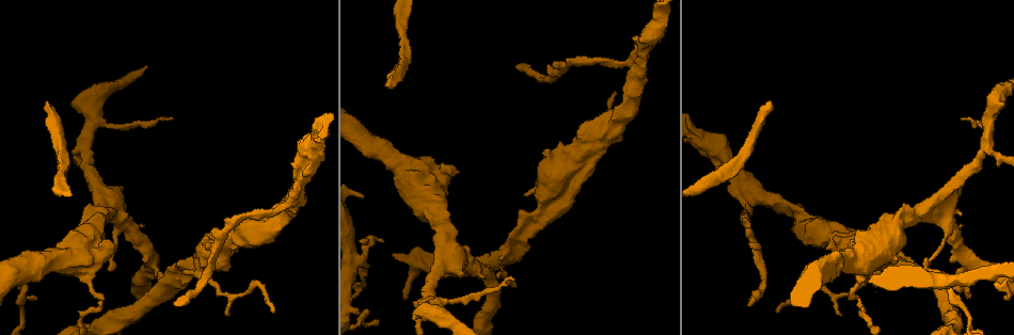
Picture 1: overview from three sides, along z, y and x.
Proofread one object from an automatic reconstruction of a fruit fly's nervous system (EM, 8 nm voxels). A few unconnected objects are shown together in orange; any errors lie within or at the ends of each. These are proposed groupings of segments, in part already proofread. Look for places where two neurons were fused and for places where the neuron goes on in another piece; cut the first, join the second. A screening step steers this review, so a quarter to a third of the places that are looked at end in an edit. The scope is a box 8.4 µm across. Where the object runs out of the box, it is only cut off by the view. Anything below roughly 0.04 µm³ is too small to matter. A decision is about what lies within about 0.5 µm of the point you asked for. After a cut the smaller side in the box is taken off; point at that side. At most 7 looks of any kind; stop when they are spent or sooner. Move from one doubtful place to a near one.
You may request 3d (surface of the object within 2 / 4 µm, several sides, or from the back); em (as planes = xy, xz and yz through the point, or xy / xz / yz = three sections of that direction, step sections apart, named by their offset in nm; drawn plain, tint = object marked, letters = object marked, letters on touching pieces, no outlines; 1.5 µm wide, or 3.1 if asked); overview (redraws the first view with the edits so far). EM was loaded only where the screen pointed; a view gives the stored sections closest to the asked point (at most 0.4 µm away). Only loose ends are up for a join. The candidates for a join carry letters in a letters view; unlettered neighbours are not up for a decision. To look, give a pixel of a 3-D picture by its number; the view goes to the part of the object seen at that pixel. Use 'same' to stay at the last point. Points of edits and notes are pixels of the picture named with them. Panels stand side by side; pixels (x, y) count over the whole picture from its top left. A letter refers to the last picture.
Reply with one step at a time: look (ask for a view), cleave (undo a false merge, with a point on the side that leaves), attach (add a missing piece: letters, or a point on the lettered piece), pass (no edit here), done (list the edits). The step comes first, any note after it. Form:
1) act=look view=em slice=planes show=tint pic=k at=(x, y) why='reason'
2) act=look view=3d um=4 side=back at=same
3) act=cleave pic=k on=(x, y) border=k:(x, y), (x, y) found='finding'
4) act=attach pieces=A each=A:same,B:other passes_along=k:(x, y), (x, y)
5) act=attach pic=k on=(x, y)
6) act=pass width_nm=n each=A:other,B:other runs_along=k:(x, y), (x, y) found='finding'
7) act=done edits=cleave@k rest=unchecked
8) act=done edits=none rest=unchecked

act=look view=em slice=xy step=4 show=tint pic=1 at=(273, 311) why='branch stops here'

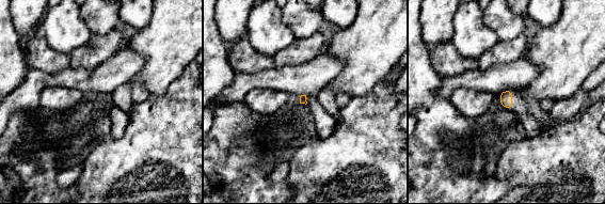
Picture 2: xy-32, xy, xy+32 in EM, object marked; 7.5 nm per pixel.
act=look view=em slice=xy step=4 show=letters at=same why='see the neighbours'

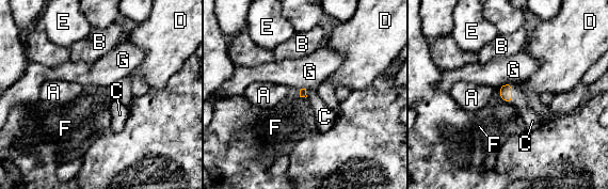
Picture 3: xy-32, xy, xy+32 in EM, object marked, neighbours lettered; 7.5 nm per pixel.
act=pass each=A:other,B:other,C:other,D:other,E:other,F:other,G:other border=3:(512, 84), (512, 101), (510, 104) found='none of them fits'

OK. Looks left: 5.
act=look view=3d um=2 pic=1 at=(768, 101) why='long arm stops here'

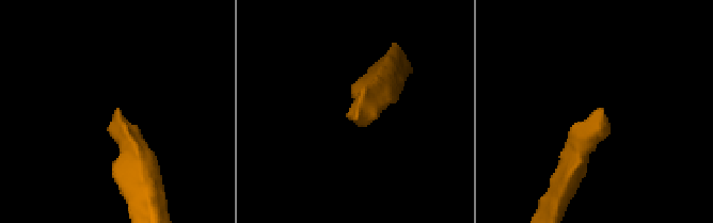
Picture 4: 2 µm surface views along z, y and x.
act=look view=em slice=planes show=letters pic=4 at=(117, 109) why='need the tissue'

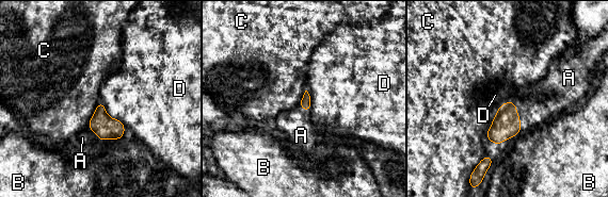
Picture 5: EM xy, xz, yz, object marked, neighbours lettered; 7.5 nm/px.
act=attach pieces=A each=A:same,B:other,C:other,D:other passes_along=5:(506, 124), (516, 111), (529, 107) found='it goes on there'

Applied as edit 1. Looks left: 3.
act=look view=em slice=planes show=letters pic=1 at=(944, 280) why='thick turns thin'

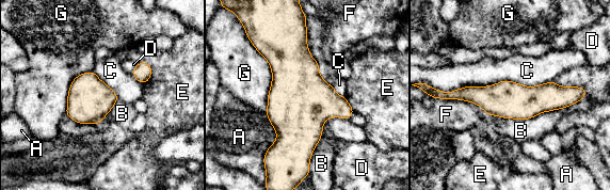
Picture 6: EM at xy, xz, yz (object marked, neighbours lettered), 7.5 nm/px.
act=pass width_nm=280 each=A:other,B:other,C:other,D:other,E:other,F:other,G:other runs_along=6:(576, 90), (561, 97), (448, 96) found='all the same neuron'

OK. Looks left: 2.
act=done edits=attach@5 rest=unchecked

